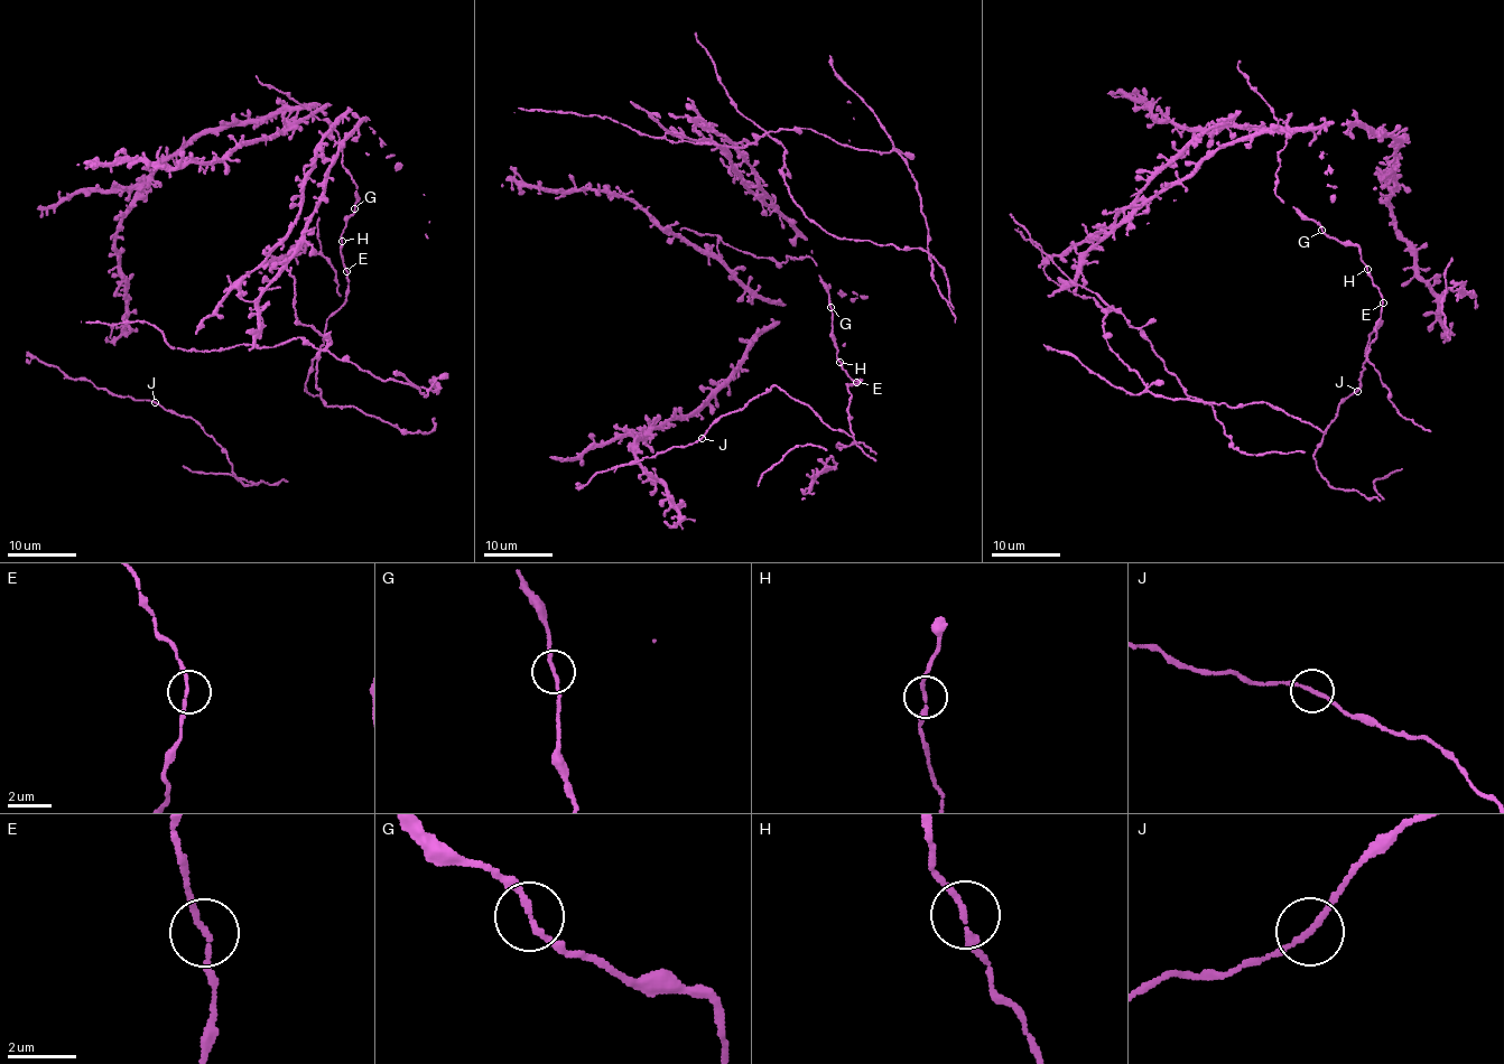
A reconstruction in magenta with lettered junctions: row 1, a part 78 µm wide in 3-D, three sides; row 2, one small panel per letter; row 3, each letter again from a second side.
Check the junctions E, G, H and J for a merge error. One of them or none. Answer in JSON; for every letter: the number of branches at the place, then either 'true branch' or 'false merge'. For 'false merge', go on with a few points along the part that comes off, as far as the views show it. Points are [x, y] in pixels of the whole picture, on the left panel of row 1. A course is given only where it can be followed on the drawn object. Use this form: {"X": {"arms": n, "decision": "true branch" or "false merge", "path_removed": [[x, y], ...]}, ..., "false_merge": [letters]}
{"E": {"arms": 2, "decision": "true branch"}, "G": {"arms": 2, "decision": "true branch"}, "H": {"arms": 2, "decision": "true branch"}, "J": {"arms": 2, "decision": "true branch"}, "false_merge": []}

